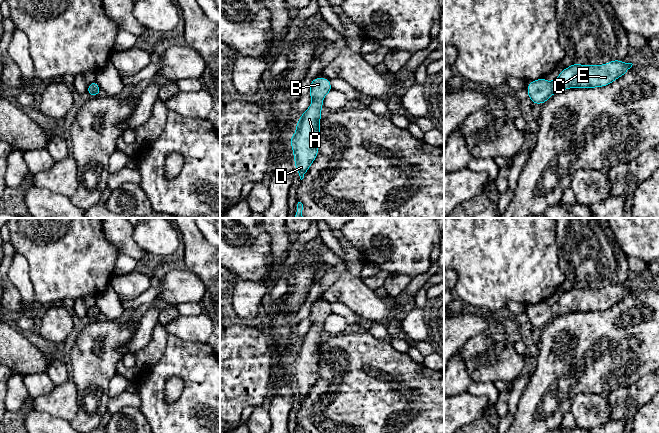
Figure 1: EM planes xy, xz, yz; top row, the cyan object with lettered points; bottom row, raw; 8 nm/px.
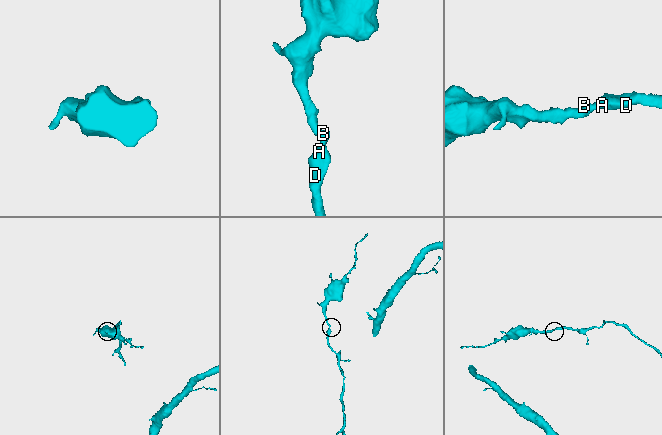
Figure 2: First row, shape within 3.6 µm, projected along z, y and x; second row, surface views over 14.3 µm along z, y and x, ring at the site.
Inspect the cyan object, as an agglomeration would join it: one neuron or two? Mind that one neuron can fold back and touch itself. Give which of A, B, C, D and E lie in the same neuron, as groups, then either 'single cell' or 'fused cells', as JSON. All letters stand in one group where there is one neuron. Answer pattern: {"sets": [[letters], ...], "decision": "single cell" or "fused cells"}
{"sets": [["A", "B", "C", "D", "E"]], "decision": "single cell"}

